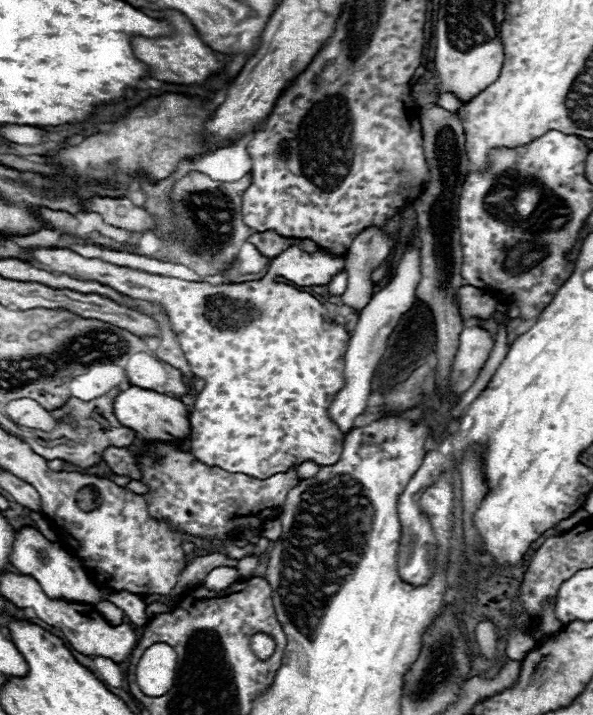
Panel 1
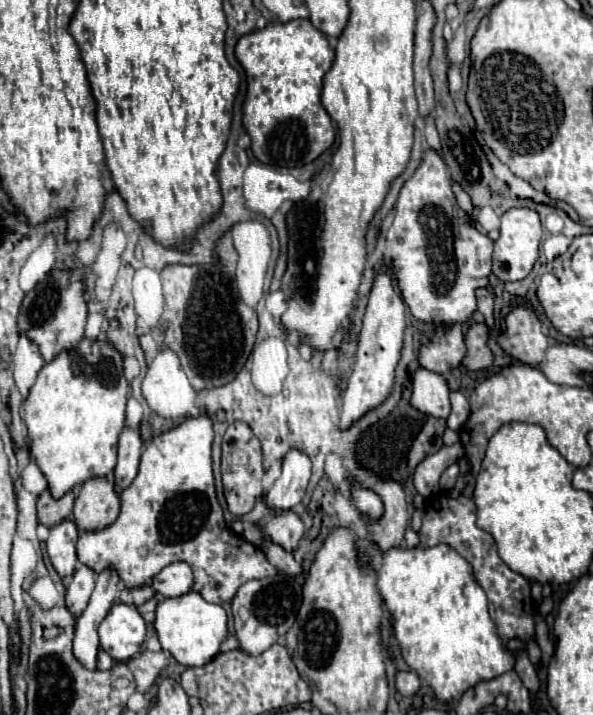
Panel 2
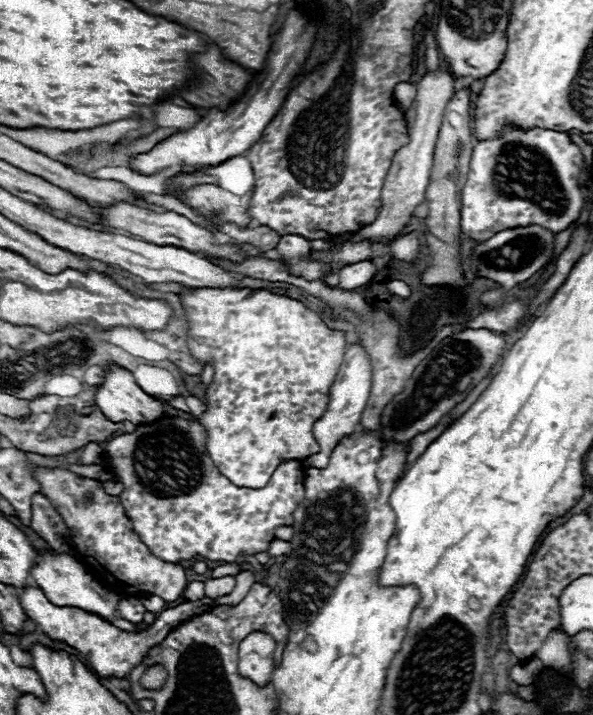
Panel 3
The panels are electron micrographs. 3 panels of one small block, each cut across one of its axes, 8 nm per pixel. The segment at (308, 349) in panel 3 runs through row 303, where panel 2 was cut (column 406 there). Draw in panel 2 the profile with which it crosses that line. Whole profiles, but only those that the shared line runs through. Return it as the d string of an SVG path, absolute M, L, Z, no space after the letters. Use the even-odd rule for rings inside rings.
M428 148L414 176L406 180L406 184L400 190L396 202L396 216L392 228L388 230L386 250L384 250L384 258L392 264L392 270L398 276L402 298L410 306L412 314L424 322L444 322L444 324L468 322L476 312L476 296L474 296L476 288L488 286L488 276L492 268L492 258L490 258L492 248L494 242L488 236L480 234L474 226L466 224L466 214L458 208L452 192L448 168L442 156L436 150Z

